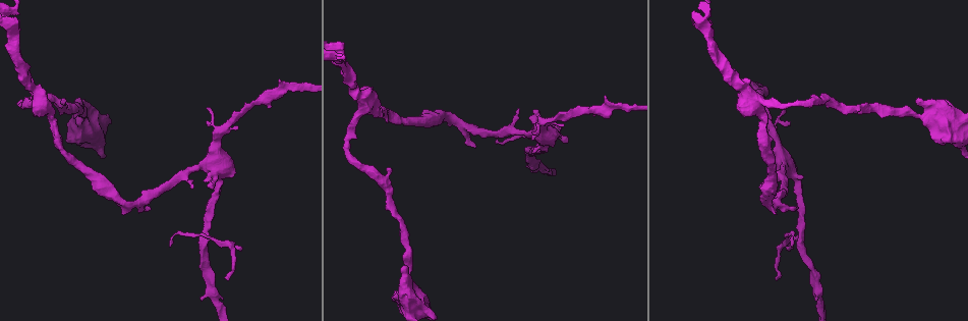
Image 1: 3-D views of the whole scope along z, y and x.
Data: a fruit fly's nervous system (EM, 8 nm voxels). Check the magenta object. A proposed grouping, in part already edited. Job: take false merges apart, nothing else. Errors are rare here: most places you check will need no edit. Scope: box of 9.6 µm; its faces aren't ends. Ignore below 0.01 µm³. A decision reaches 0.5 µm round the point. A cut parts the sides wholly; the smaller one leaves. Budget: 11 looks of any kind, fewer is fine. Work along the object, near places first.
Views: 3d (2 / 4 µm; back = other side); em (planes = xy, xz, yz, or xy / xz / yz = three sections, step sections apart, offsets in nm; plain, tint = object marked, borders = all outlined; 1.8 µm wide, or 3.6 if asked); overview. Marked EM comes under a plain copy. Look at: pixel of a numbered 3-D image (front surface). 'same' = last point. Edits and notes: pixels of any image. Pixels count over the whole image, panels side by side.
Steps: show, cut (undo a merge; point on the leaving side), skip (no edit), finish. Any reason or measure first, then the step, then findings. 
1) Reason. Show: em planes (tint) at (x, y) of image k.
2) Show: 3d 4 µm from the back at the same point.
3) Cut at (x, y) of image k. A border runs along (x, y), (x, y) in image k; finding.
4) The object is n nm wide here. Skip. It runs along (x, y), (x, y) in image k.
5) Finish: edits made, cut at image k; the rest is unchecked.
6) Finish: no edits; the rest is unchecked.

Side arm on a straight run. Show: em yz step 8 (tint) at (36, 101) of image 1.

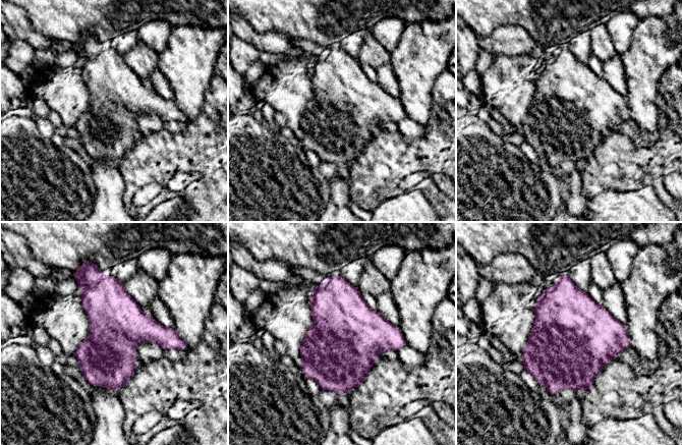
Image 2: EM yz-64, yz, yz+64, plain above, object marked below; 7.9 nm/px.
Skip. One cell here.

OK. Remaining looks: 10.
Calibre changes. Show: em planes (borders) at (87, 172) of image 1.

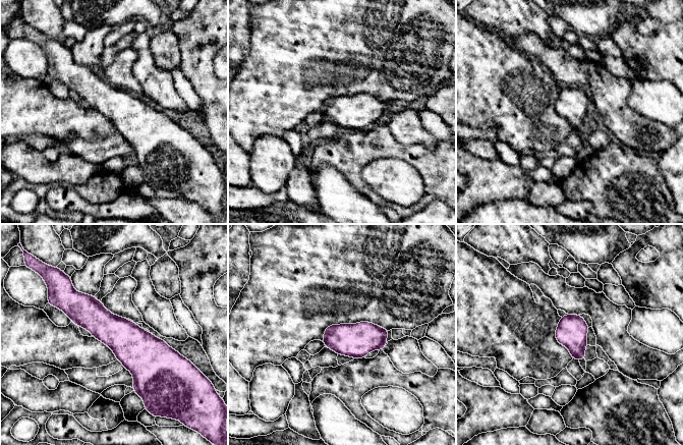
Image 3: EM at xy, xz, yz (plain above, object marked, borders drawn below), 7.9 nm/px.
The object is 240 nm wide here. Skip. It runs along (62, 307), (141, 353), (173, 353) in image 3; all the same cell.

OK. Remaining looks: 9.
A narrow waist. Show: em planes (tint) at (800, 234) of image 1.

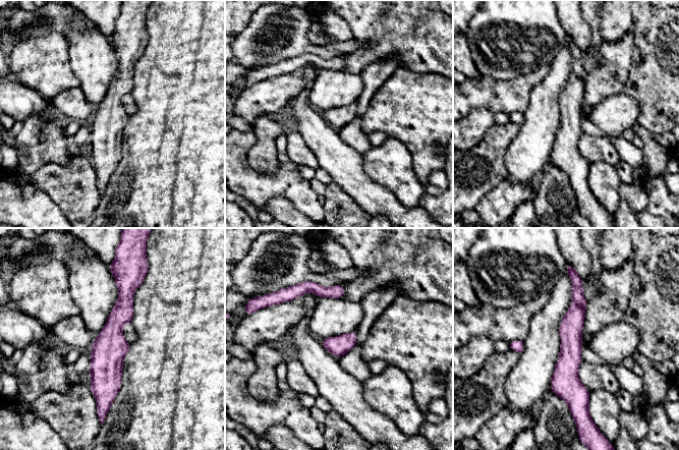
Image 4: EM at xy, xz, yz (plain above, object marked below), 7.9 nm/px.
Skip. It runs along (122, 282), (106, 403) in image 4; continuous, no second cell.

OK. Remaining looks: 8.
Calibre changes. Show: em 3.6 µm xz step 8 (tint) at (946, 112) of image 1.

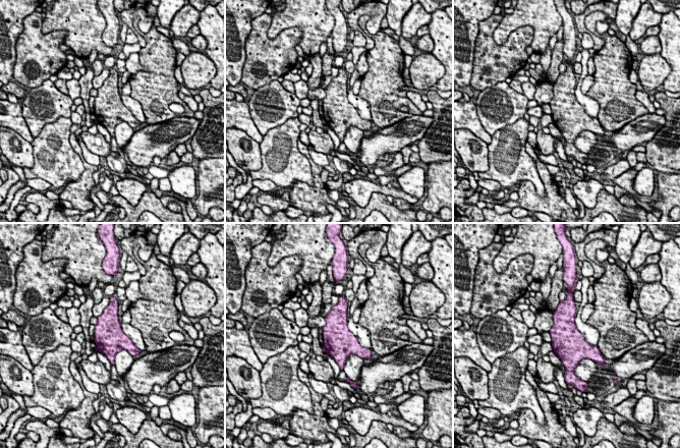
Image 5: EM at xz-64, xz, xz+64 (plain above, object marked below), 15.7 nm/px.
Show: em 3.6 µm planes (tint) at the same point.

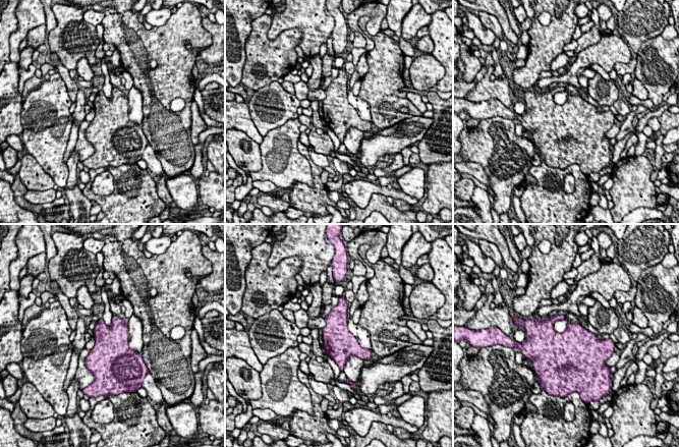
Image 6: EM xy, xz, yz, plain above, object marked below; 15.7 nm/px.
Skip. Continuous, no second cell.

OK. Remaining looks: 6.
Finish: no edits; the rest is unchecked.

